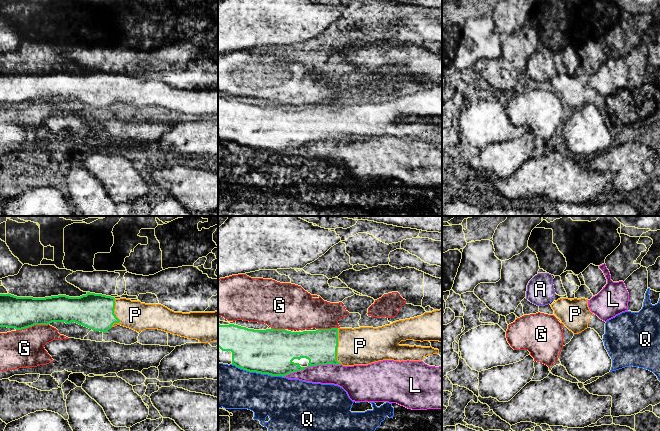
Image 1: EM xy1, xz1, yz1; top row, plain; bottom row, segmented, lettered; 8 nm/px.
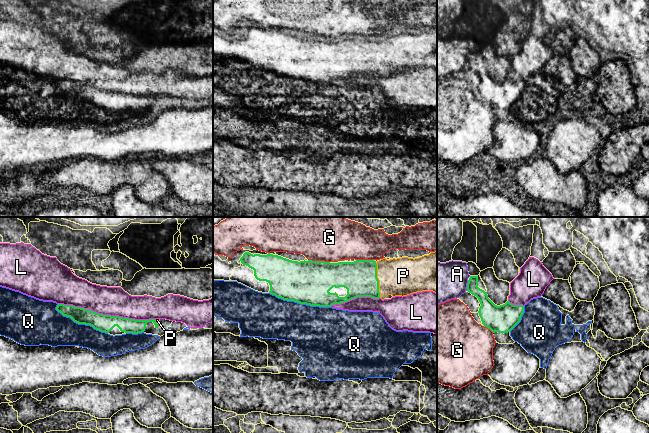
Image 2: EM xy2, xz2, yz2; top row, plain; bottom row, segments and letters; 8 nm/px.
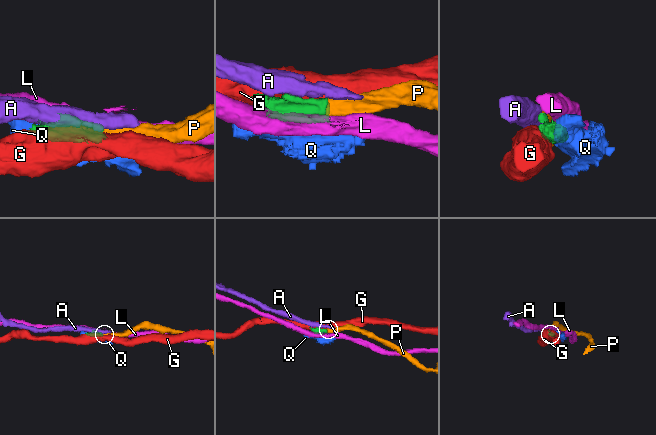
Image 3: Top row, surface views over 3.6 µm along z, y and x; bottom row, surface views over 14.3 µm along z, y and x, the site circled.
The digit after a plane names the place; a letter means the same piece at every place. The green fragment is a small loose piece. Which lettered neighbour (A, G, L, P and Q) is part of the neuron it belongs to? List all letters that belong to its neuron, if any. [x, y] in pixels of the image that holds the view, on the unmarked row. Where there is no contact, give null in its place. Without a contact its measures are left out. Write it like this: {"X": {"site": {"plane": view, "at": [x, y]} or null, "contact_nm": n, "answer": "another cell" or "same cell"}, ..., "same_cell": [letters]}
{"A": {"site": {"plane": "yz2", "at": [467, 61]}, "contact_nm": 90, "answer": "another cell"}, "G": {"site": {"plane": "xy1", "at": [32, 101]}, "contact_nm": 280, "answer": "another cell"}, "L": {"site": {"plane": "xy2", "at": [107, 91]}, "contact_nm": 800, "answer": "another cell"}, "P": {"site": {"plane": "xz1", "at": [337, 122]}, "contact_nm": 280, "answer": "same cell"}, "Q": {"site": {"plane": "xz2", "at": [300, 79]}, "contact_nm": 500, "answer": "another cell"}, "same_cell": ["P"]}

